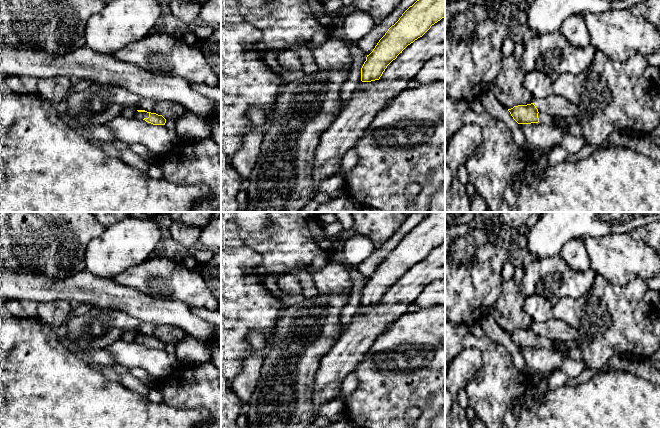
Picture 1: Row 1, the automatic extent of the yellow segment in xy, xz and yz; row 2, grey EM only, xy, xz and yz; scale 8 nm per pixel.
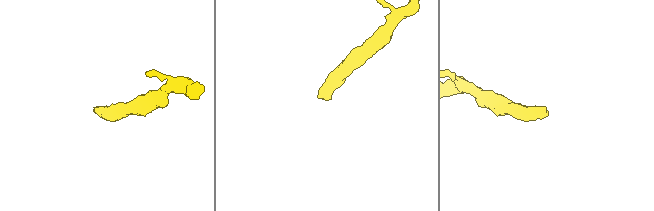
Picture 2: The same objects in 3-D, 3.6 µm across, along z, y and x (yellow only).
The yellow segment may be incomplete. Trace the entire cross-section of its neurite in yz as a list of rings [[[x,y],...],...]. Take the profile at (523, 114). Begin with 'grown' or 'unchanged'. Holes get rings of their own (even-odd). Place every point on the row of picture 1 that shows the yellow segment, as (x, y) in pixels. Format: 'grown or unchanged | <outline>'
grown | [[[534,103],[514,106],[508,109],[513,119],[518,124],[542,123],[546,125],[559,126],[564,132],[569,133],[569,125],[558,120],[545,112],[539,112]]]

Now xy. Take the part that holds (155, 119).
grown | [[[137,110],[133,117],[137,119],[143,119],[153,125],[165,125],[166,123],[166,119],[162,115],[147,112],[145,110]]]

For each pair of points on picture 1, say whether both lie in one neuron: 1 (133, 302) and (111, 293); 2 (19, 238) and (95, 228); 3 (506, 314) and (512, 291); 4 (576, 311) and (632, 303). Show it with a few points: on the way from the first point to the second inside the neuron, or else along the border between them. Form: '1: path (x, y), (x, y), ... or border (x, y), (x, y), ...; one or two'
1: path (128, 300), (116, 296); one
2: path (38, 228), (76, 228); one
3: path (508, 308), (510, 297); one
4: path (590, 310), (618, 310); one

